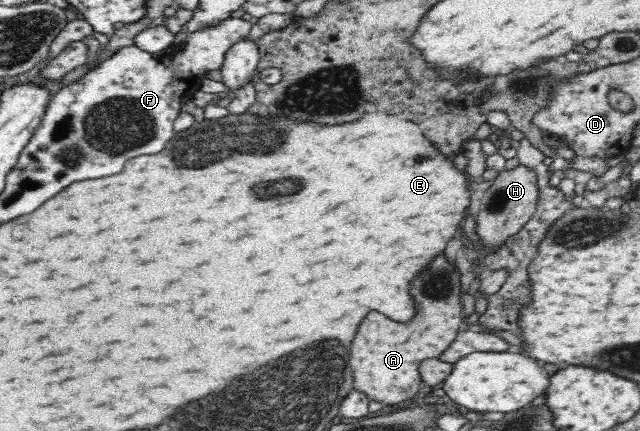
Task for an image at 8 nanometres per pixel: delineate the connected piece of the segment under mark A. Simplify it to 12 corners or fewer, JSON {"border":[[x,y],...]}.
{"border":[[456,265],[410,285],[416,317],[368,313],[352,341],[356,389],[388,408],[426,390],[419,363],[464,327]]}

